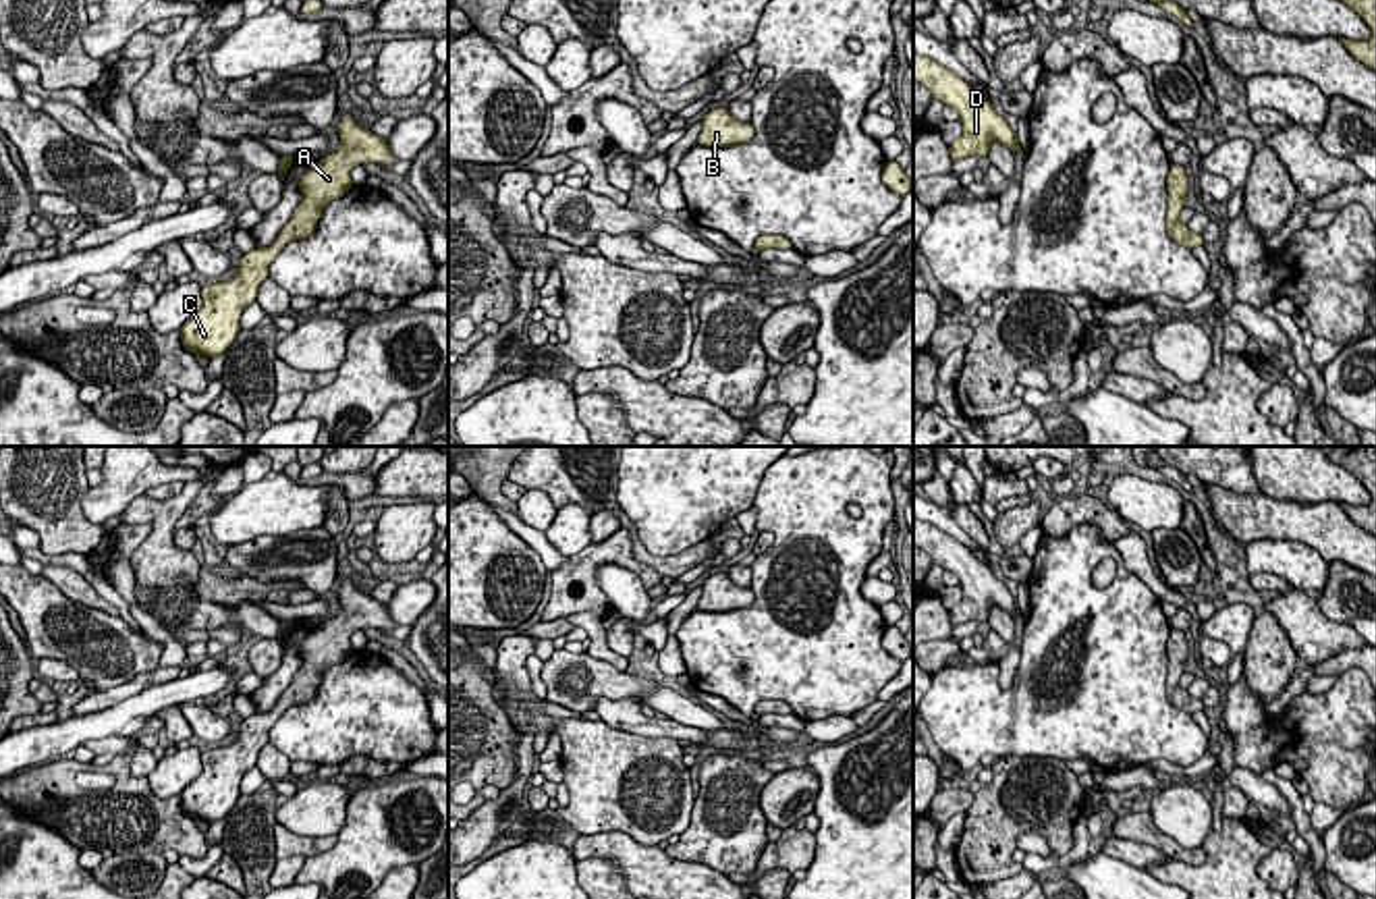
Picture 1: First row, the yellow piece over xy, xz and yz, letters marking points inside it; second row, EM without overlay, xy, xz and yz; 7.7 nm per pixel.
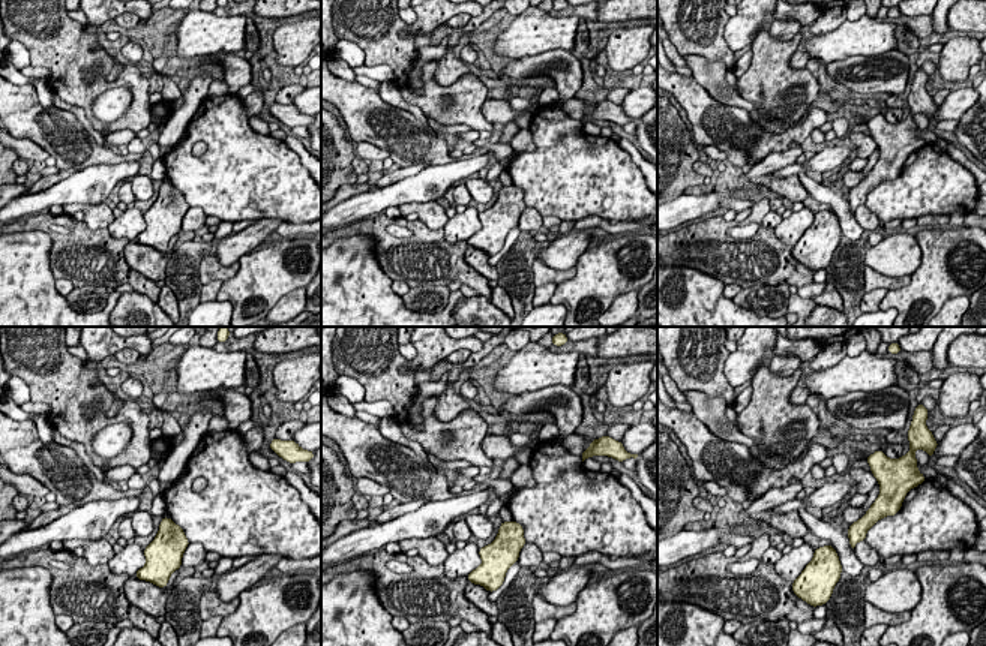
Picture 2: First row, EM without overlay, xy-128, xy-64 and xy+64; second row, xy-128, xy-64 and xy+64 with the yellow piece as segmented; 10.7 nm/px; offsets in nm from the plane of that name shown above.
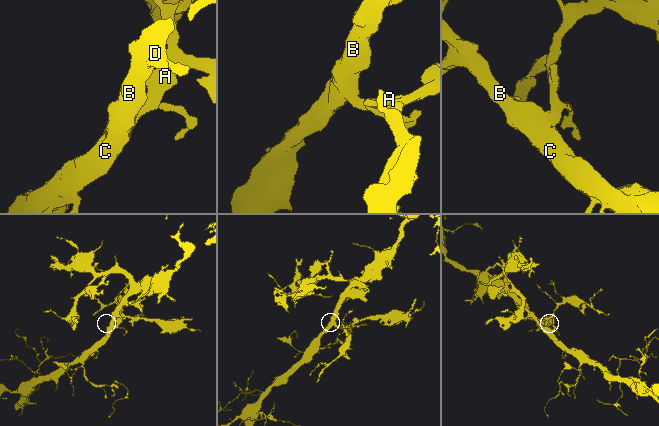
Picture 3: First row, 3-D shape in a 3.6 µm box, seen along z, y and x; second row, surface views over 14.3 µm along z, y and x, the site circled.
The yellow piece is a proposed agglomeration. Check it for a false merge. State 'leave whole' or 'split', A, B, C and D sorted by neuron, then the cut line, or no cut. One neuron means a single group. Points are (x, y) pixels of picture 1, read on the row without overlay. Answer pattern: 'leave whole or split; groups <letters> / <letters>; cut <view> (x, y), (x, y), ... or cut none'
leave whole; groups A B C D; cut none

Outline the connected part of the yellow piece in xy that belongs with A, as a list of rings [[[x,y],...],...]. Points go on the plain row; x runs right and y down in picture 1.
[[[342,579],[336,596],[340,602],[338,615],[311,629],[301,642],[299,656],[303,666],[280,696],[278,706],[243,718],[232,743],[201,754],[201,774],[181,791],[185,816],[210,824],[222,820],[241,795],[243,774],[257,764],[257,754],[268,743],[270,727],[288,706],[305,704],[315,696],[324,671],[353,652],[351,633],[367,627],[398,627],[390,619],[386,602],[359,592],[351,579]]]

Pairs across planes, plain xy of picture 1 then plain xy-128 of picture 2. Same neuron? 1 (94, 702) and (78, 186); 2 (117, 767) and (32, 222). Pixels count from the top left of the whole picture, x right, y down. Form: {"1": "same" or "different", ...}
{"1": "different", "2": "same"}

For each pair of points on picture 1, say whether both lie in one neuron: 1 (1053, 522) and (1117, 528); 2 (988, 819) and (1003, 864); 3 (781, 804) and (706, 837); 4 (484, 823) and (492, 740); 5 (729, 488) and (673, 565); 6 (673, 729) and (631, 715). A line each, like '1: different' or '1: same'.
1: same
2: same
3: different
4: different
5: different
6: same

